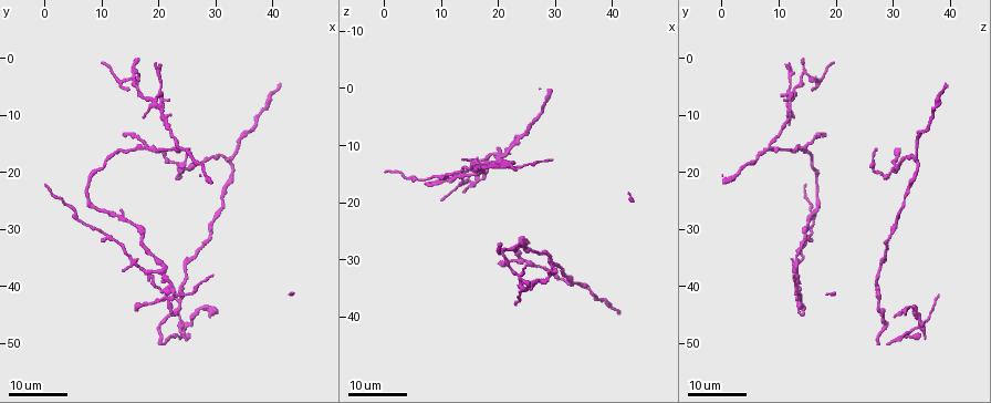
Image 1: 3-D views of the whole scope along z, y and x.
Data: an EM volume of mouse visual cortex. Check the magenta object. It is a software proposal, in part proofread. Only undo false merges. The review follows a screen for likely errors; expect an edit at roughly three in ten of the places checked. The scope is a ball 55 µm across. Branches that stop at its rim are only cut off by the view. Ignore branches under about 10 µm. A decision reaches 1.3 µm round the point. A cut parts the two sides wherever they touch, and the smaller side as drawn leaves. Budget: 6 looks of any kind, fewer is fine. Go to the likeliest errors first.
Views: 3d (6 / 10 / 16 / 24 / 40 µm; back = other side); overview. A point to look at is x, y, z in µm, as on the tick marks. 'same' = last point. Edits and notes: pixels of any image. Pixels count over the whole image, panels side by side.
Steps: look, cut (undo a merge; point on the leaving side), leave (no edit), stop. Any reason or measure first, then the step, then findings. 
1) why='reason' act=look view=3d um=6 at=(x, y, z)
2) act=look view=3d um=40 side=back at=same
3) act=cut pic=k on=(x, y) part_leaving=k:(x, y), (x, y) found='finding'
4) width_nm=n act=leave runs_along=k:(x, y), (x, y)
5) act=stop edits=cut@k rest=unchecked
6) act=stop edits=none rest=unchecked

act=look view=3d um=16 at=(23.5, 15.5, 8.5)

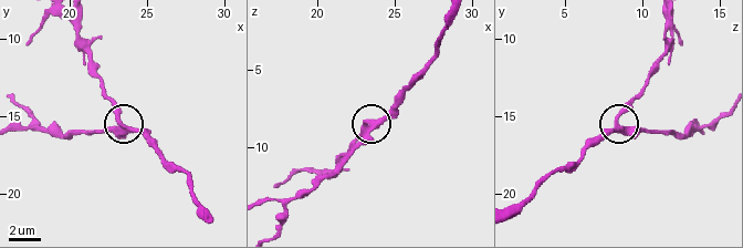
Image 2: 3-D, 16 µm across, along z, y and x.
act=look view=3d um=10 at=(23.6, 15.6, 8.4)

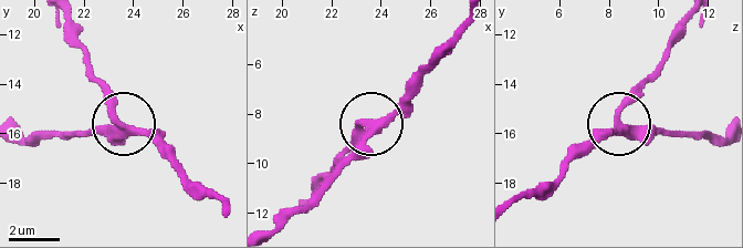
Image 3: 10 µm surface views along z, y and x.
act=look view=3d um=10 side=back at=(23.5, 15.6, 8.3)

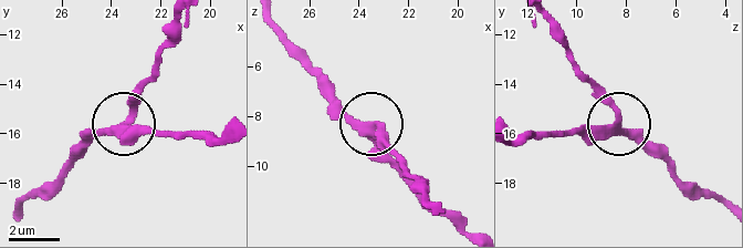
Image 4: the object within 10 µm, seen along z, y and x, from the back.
side_arm_um=13 arms=3 act=leave found='continuous, no second neuron'

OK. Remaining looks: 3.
why='three-way junction' act=look view=3d um=16 at=(17.5, 16.0, 13.5)

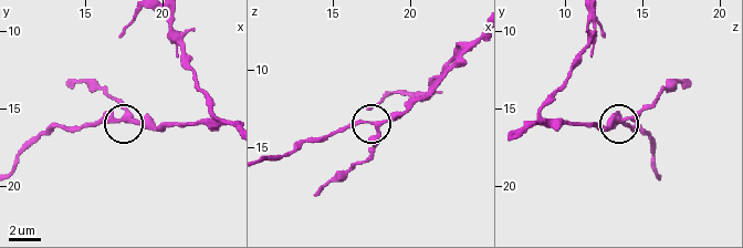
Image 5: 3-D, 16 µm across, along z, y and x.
why='zoom in' act=look view=3d um=6 at=(17.8, 15.8, 13.8)

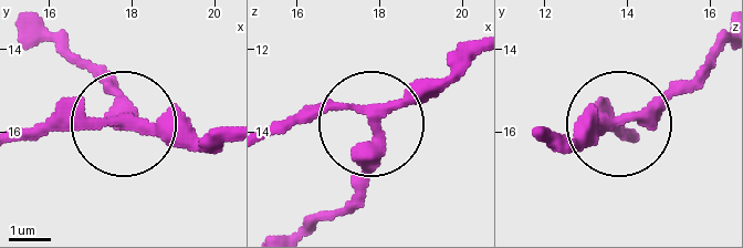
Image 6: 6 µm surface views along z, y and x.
side_arm_um=38 act=leave runs_along=6:(270, 135), (344, 103), (387, 114), (429, 93), (471, 50) found='continuous, no second neuron'

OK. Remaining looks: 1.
act=stop edits=none rest=unchecked

